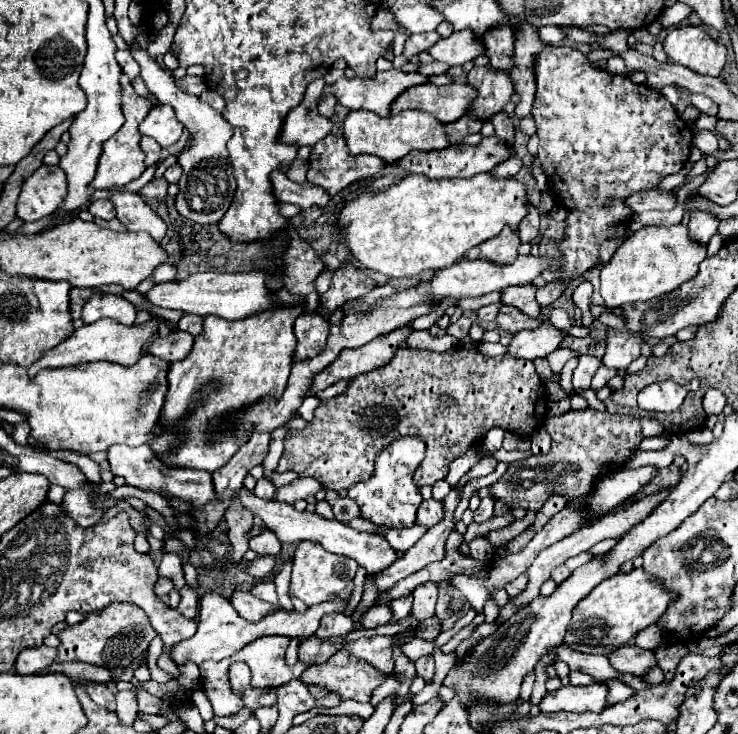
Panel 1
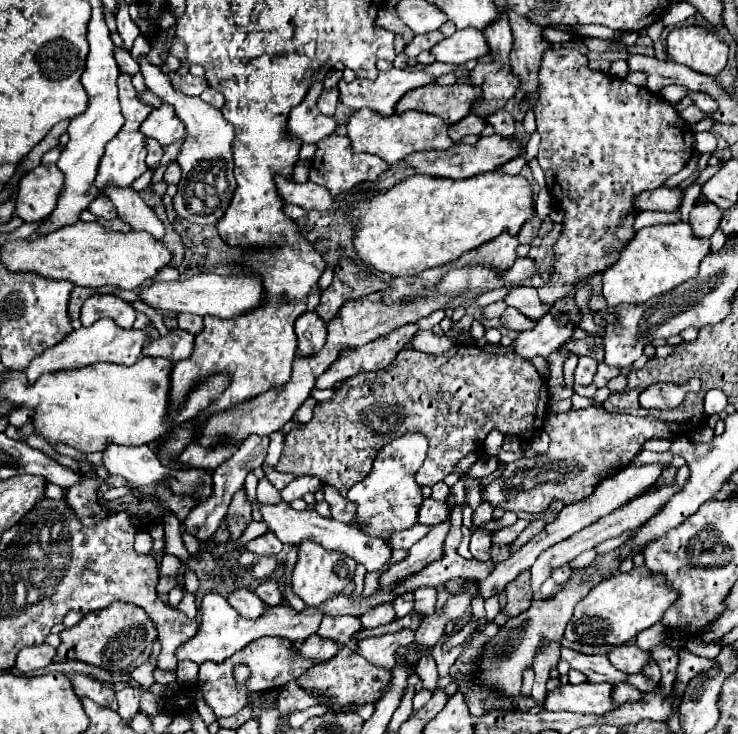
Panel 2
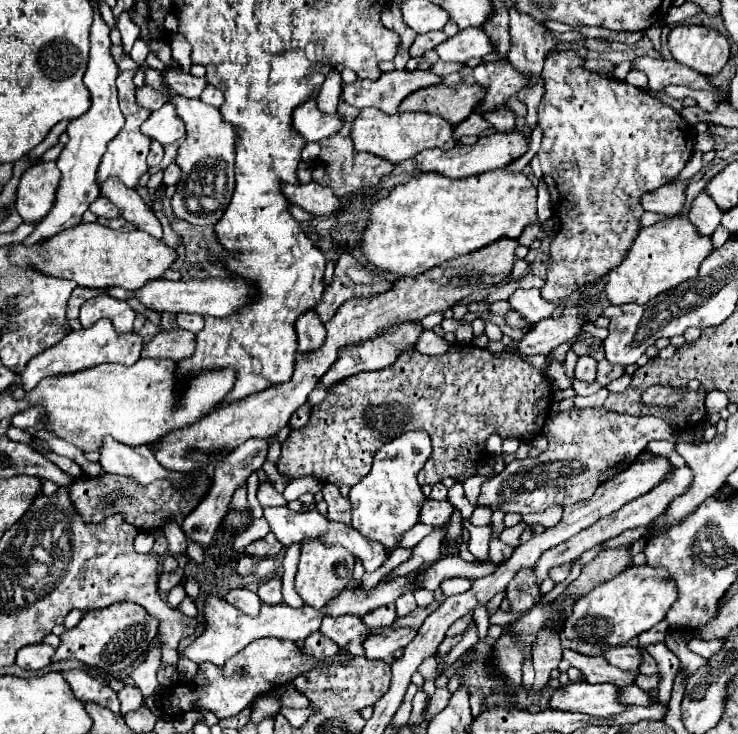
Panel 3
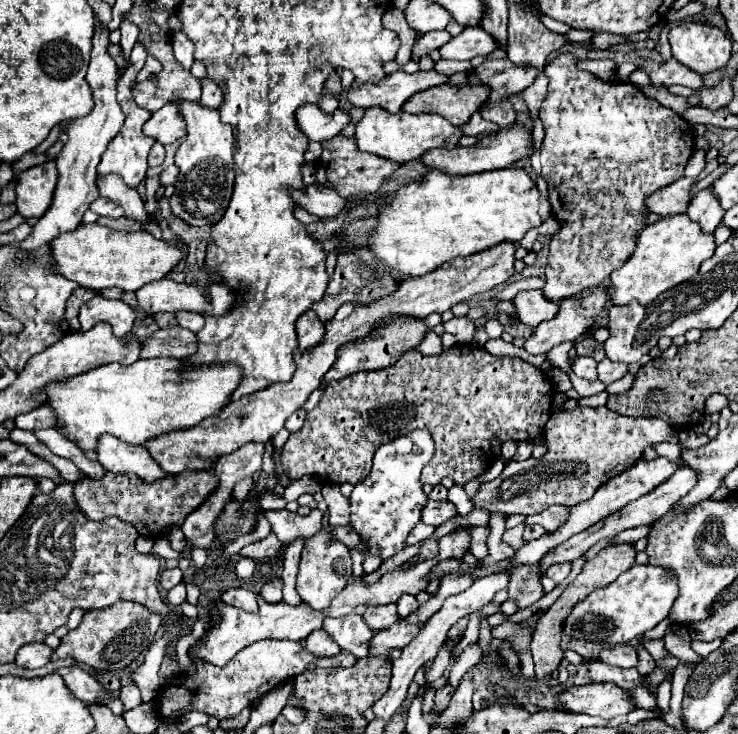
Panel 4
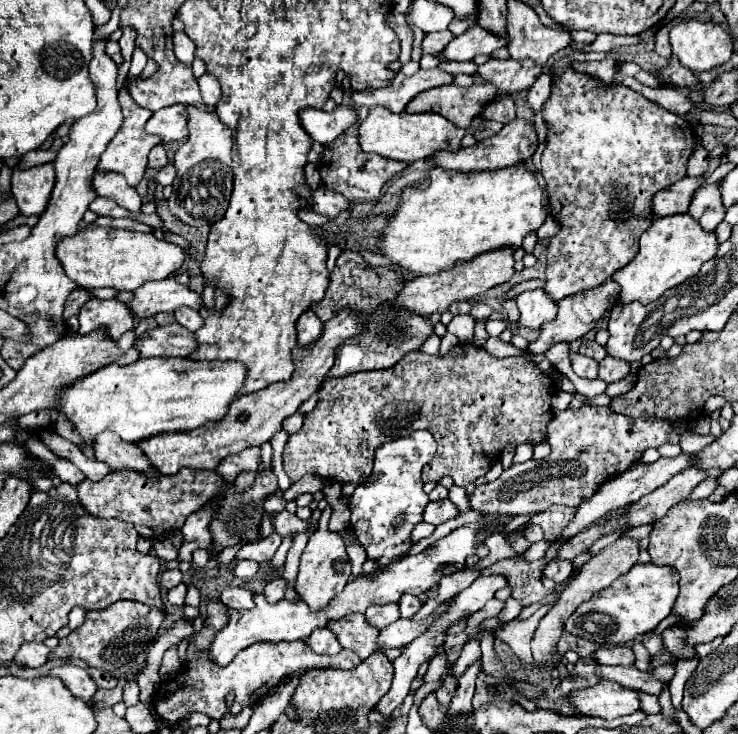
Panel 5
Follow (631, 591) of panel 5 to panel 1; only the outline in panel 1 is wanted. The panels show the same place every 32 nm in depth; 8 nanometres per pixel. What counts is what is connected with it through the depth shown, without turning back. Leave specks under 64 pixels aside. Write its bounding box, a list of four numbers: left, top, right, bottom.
[566,568,676,646]

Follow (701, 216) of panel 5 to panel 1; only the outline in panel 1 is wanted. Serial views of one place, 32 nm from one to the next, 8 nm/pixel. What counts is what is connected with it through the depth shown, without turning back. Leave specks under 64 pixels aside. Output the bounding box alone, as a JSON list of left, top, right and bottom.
[688,212,718,244]

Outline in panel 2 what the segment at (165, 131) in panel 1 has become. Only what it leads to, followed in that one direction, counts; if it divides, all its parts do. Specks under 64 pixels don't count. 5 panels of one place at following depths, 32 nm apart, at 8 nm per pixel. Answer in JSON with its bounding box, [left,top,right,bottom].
[140,104,184,146]

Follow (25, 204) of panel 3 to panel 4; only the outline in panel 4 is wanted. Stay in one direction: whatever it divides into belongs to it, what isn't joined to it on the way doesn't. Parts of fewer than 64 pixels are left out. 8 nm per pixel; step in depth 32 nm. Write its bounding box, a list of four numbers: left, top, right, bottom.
[16,162,58,218]

